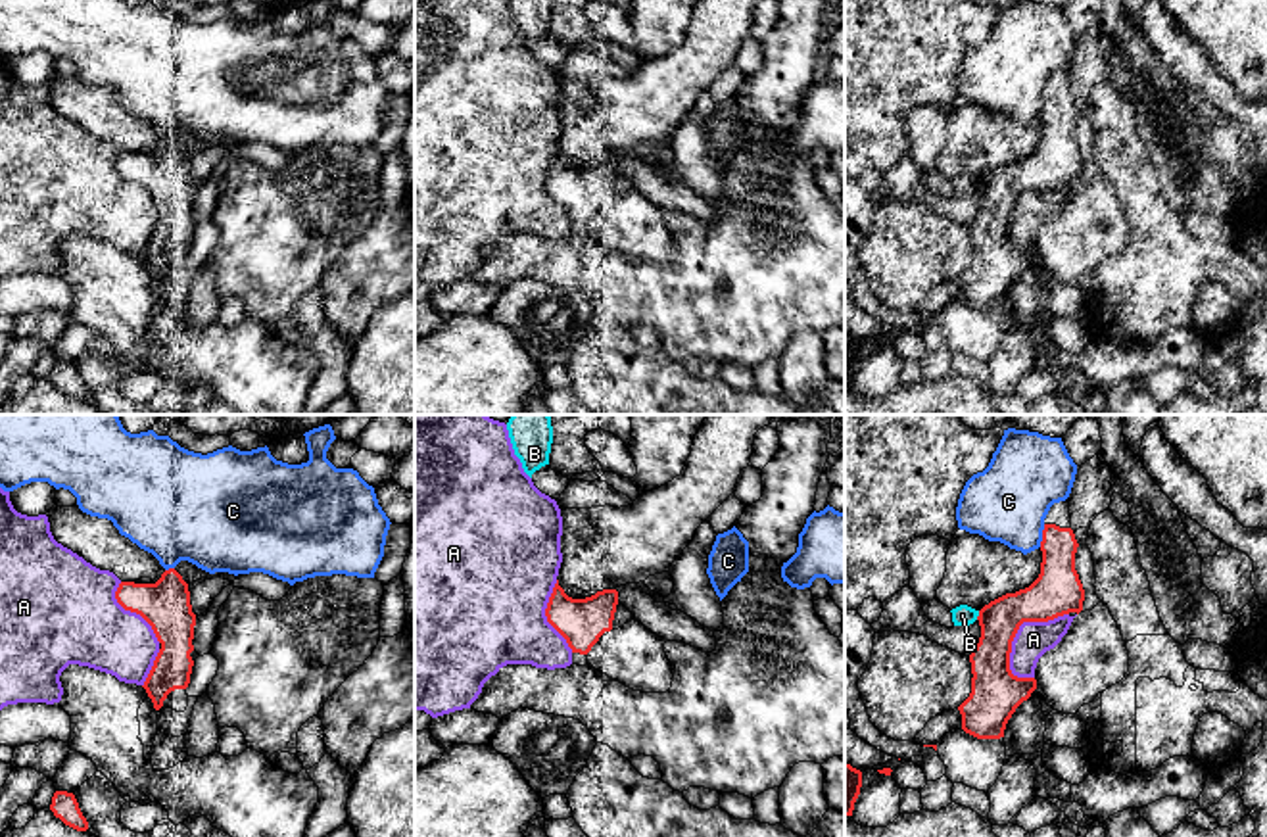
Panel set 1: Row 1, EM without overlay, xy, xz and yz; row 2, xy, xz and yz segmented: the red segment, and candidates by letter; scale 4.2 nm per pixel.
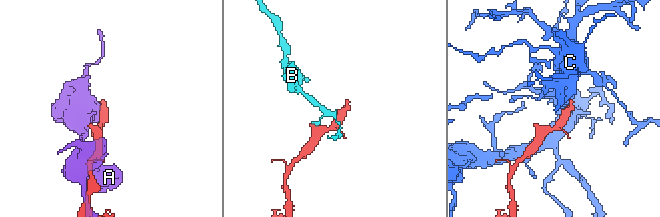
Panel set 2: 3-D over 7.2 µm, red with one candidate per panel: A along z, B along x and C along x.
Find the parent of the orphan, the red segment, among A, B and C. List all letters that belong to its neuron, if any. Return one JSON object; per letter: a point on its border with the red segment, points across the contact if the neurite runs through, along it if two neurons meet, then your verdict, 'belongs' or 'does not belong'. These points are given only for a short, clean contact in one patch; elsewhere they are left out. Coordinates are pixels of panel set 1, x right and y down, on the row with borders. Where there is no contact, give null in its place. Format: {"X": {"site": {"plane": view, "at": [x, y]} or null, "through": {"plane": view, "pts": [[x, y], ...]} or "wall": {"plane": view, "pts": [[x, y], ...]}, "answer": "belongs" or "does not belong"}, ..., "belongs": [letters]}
{"A": {"site": {"plane": "yz", "at": [1018, 628]}, "answer": "does not belong"}, "B": {"site": {"plane": "yz", "at": [980, 615]}, "wall": {"plane": "yz", "pts": [[980, 611], [976, 619]]}, "answer": "does not belong"}, "C": {"site": {"plane": "yz", "at": [1043, 536]}, "answer": "does not belong"}, "belongs": []}

